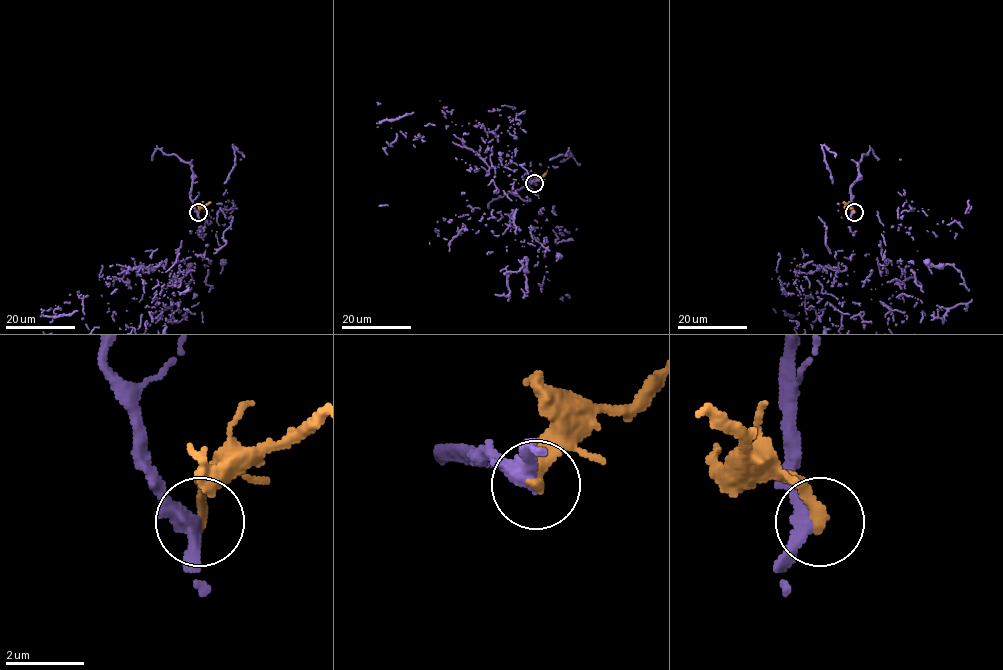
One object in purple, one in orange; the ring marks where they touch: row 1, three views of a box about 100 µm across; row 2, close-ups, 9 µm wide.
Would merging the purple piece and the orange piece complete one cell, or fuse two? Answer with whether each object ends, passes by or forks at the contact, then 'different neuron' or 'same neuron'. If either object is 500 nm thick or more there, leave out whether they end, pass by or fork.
purple passes by; orange ends; different neuron

